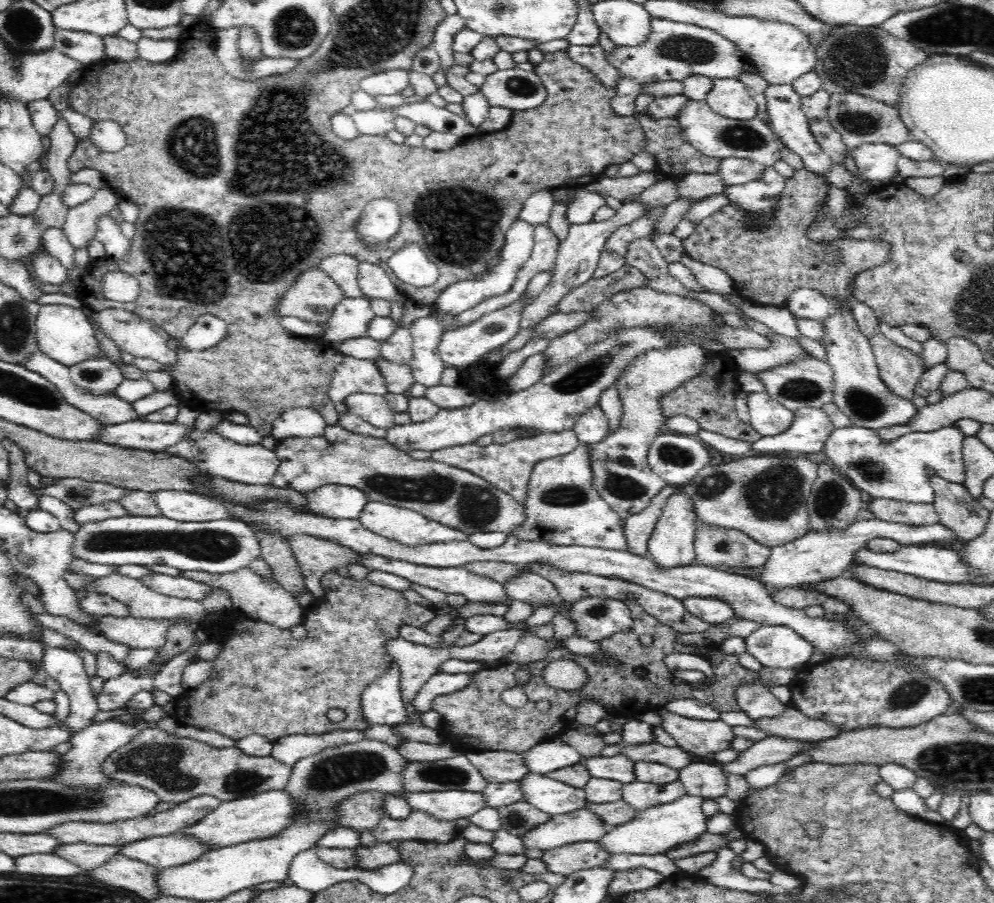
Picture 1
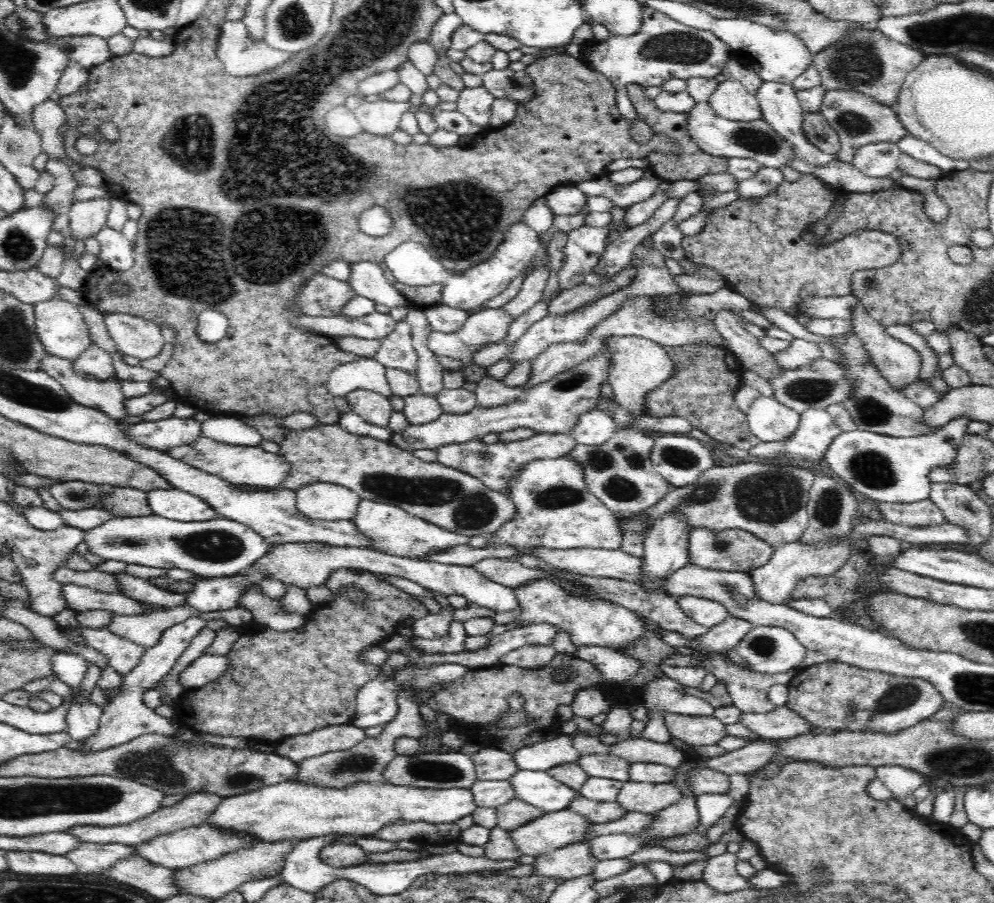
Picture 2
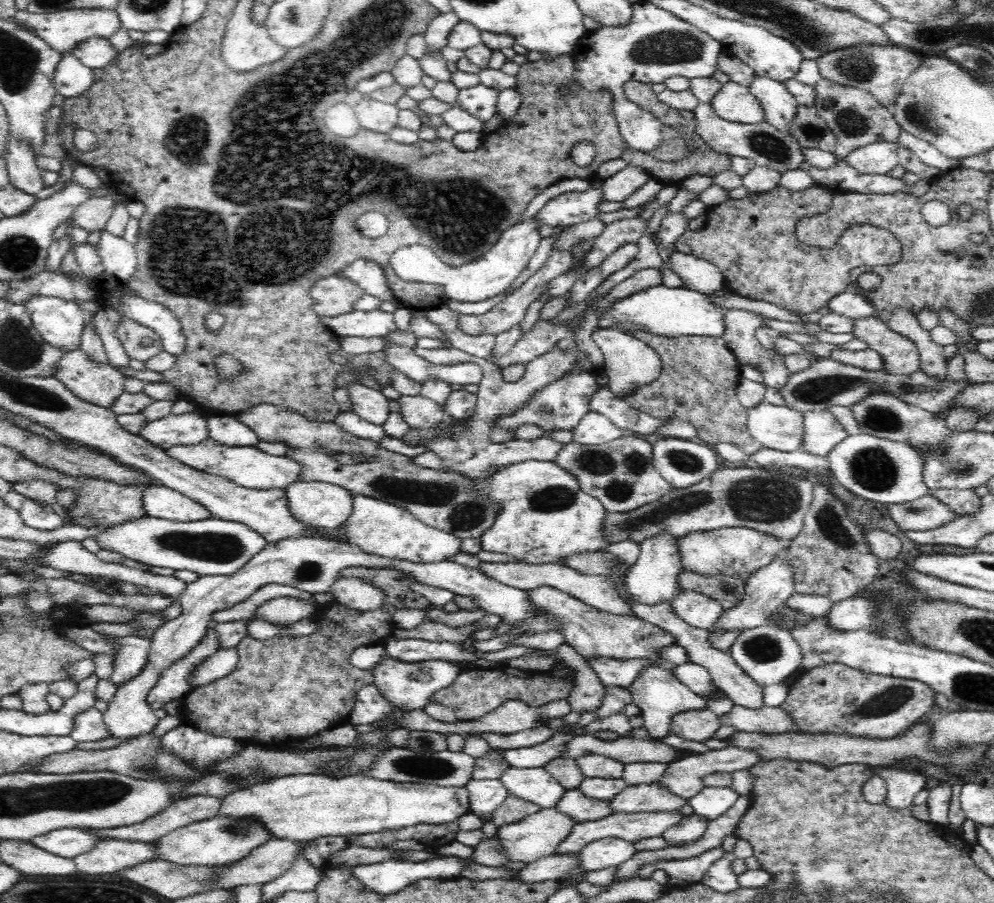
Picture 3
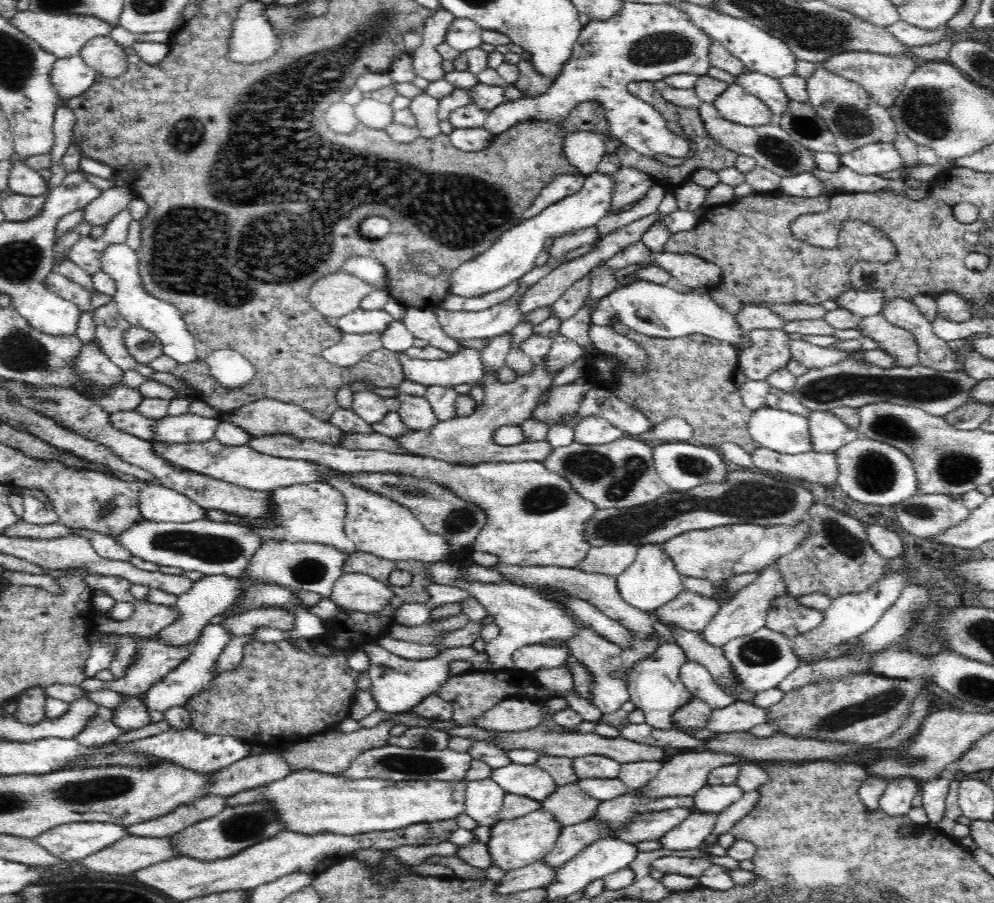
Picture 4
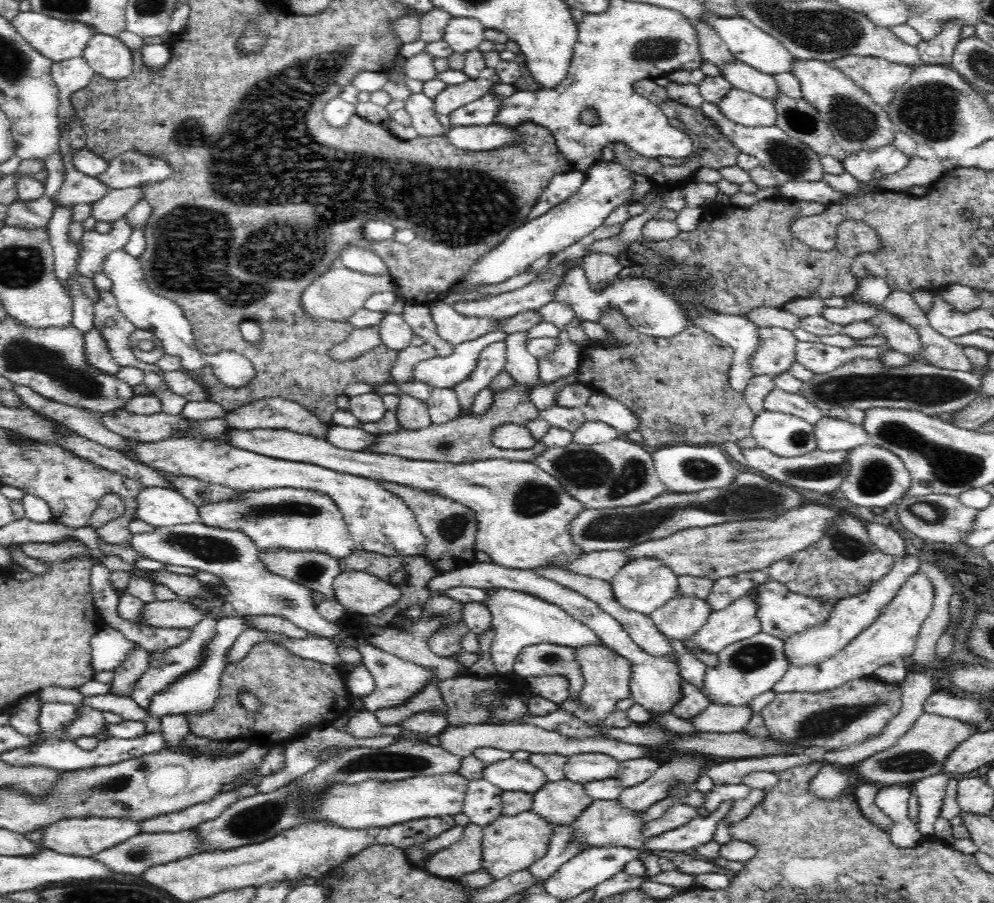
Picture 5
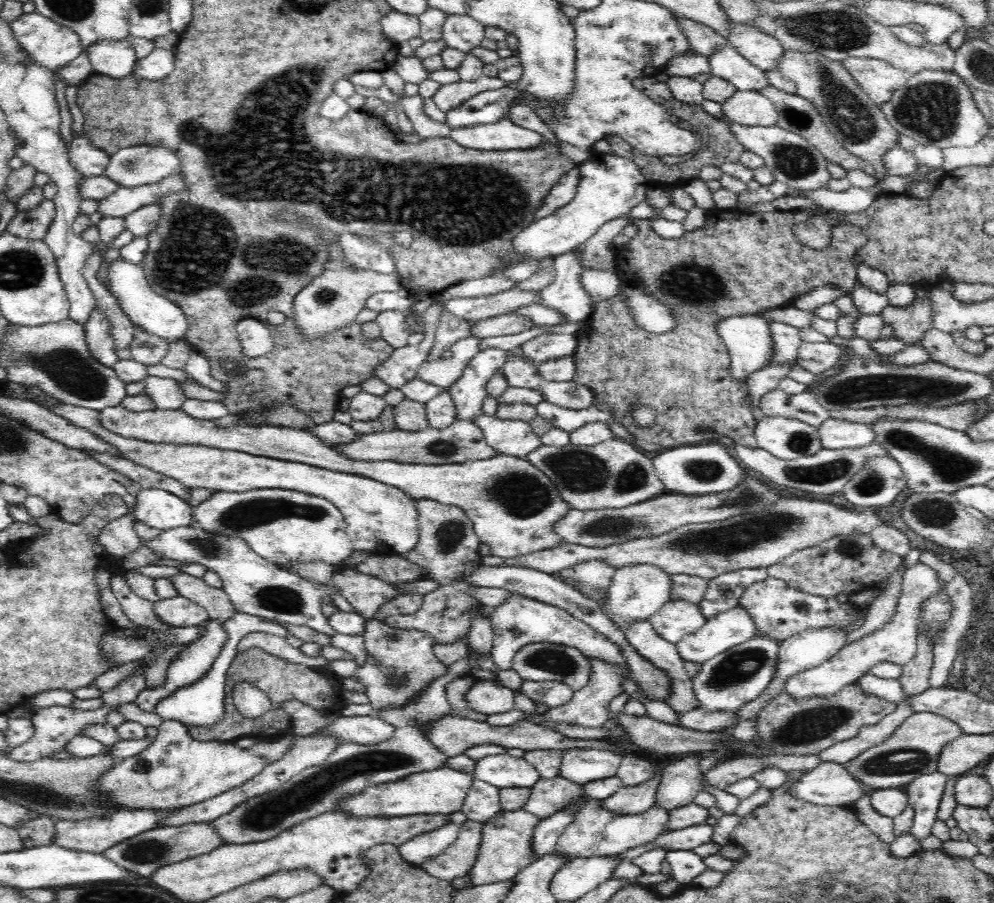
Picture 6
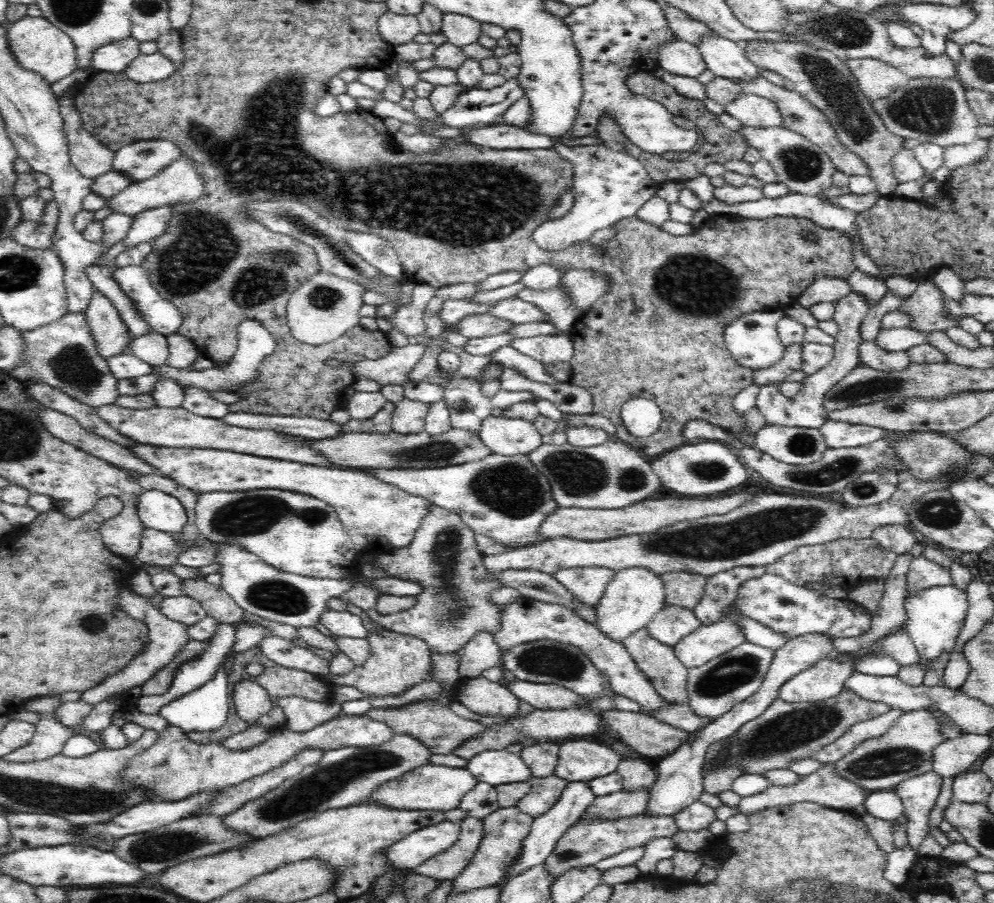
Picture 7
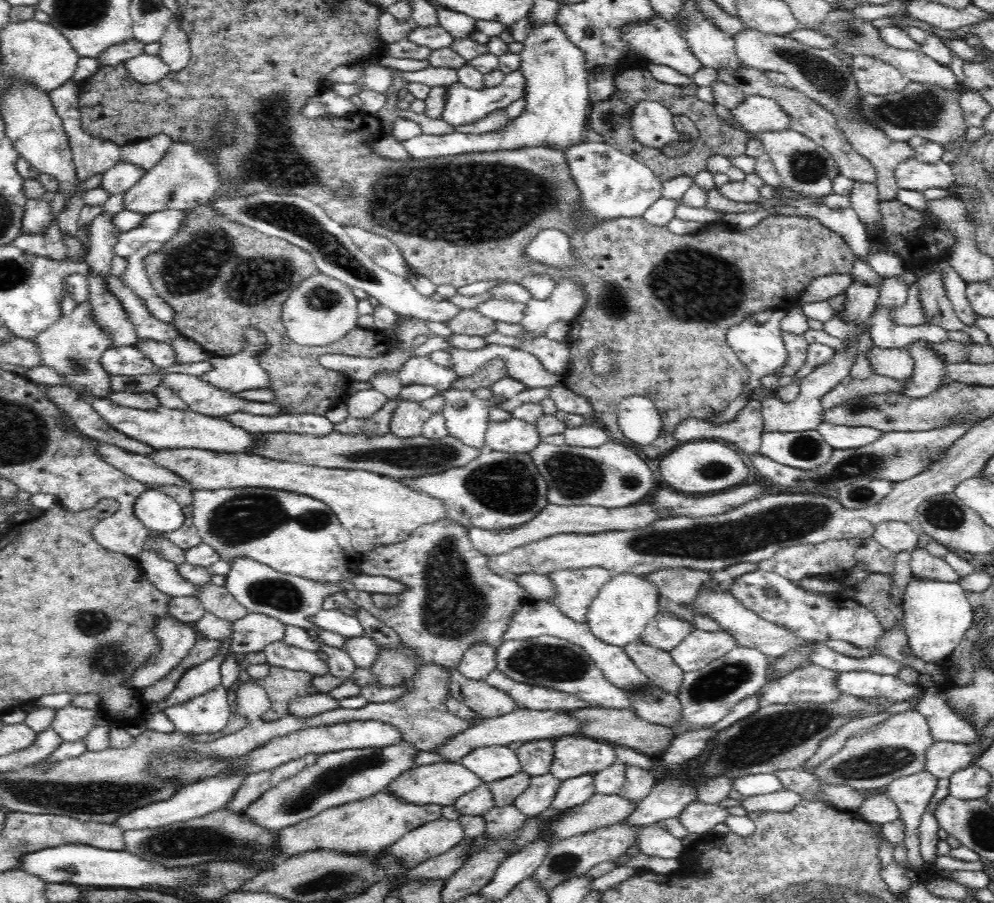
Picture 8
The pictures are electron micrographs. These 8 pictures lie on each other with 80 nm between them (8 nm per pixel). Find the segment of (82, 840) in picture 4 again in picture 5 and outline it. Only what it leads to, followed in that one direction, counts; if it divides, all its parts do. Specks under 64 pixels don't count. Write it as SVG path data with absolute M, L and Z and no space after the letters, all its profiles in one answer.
M80 817L62 819L53 822L45 828L42 836L42 846L48 847L58 853L66 853L76 856L95 856L106 848L112 848L122 841L140 834L142 820L122 818L122 817Z

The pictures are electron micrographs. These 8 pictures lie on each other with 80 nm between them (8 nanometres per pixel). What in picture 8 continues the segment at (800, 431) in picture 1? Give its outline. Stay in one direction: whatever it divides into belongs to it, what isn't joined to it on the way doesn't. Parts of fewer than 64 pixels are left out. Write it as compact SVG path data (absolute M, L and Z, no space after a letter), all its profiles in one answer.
M822 421L815 428L825 441L835 449L860 448L872 444L882 436L882 431L869 426L840 426Z

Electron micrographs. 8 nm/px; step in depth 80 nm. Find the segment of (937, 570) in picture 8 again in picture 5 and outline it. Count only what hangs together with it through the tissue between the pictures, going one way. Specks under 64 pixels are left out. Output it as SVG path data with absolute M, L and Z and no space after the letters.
M918 569L904 581L894 600L884 610L885 614L880 615L868 630L864 630L844 649L840 649L820 665L790 668L772 689L777 693L822 692L863 677L871 677L882 666L902 663L913 654L919 631L933 610L934 600L935 590L930 577Z

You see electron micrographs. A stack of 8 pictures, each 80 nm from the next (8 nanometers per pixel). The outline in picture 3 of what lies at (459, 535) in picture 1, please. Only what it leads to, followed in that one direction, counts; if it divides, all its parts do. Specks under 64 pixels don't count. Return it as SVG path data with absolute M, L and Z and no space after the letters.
M352 493L352 498L352 514L345 522L347 543L355 544L358 548L360 548L360 550L367 552L368 554L374 554L384 558L392 558L394 560L405 560L415 563L430 563L448 561L448 558L456 556L458 552L463 550L463 541L459 540L457 536L447 534L447 532L424 524L405 508L360 493Z

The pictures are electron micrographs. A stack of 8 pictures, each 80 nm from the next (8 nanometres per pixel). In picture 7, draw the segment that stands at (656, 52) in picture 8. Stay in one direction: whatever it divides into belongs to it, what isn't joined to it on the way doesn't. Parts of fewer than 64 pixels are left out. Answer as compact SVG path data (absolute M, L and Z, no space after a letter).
M678 37L670 39L659 48L658 64L672 74L690 78L696 78L708 69L699 48Z

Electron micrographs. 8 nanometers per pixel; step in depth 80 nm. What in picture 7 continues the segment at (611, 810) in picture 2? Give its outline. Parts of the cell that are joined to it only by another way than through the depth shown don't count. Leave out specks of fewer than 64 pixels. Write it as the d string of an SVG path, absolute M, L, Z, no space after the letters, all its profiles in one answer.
M548 775L545 777L532 777L531 789L517 804L522 812L530 816L540 816L544 814L560 798L562 791L568 784L566 779L558 775Z

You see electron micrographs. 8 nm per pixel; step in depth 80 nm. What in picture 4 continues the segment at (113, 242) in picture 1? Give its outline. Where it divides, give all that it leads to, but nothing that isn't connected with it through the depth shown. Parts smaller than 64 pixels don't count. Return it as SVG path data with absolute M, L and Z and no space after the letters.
M126 243L110 244L103 253L102 271L106 272L116 283L113 300L119 313L131 324L153 332L161 340L163 354L177 360L180 366L196 365L198 353L194 347L194 335L188 331L186 321L180 315L176 306L166 300L153 298L140 280L139 257L136 251L130 249Z

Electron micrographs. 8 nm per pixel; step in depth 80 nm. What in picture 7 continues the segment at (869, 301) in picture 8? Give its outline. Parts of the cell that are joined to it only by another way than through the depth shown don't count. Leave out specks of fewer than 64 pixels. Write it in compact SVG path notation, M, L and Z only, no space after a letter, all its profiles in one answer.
M852 291L844 298L836 301L833 319L838 323L838 334L835 336L834 358L819 371L808 375L801 383L802 390L793 398L788 398L780 393L779 384L765 384L760 386L756 406L765 416L765 424L772 426L791 426L792 428L820 428L827 420L828 411L824 406L824 398L834 384L838 384L846 374L850 374L859 362L858 348L863 338L860 334L862 320L870 310L868 297Z

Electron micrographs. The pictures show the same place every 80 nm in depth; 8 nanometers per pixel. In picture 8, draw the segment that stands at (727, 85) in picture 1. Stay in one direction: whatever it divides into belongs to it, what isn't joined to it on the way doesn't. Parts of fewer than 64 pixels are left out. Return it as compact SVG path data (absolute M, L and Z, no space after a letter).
M752 95L746 96L742 104L732 108L733 118L747 133L779 132L790 129L788 114L783 112L778 101Z

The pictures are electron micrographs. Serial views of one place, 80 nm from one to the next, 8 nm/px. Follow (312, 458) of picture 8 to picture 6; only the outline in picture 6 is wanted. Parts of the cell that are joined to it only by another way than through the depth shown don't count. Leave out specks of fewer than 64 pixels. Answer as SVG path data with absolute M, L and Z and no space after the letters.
M458 420L448 428L428 427L416 432L394 429L384 432L361 433L349 443L331 446L336 452L352 460L396 460L402 464L462 464L471 460L484 460L498 452L488 446L482 430L474 420Z

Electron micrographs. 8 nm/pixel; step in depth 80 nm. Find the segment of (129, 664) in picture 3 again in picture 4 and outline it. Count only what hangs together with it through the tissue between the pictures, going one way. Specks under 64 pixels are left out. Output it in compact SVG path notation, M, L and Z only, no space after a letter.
M136 641L139 654L133 659L135 662L133 666L127 671L126 676L122 679L113 679L110 681L100 681L95 677L84 680L80 685L85 692L96 692L102 688L113 690L120 694L129 694L130 696L141 696L146 698L146 692L154 686L154 684L161 682L168 674L171 674L178 666L181 666L191 655L192 649L199 642L192 642L188 646L165 646L158 641Z

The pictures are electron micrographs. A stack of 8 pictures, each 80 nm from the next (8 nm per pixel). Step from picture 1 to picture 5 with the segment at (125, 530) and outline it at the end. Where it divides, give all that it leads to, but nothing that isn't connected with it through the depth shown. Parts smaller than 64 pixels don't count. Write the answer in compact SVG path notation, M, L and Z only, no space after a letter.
M201 521L158 526L151 533L132 534L129 546L134 547L142 556L158 560L165 565L190 567L219 576L223 585L230 591L230 616L284 616L302 631L330 640L341 632L335 622L328 622L318 613L313 597L314 589L298 583L293 584L280 575L272 577L260 559L255 542L243 532L206 526Z

